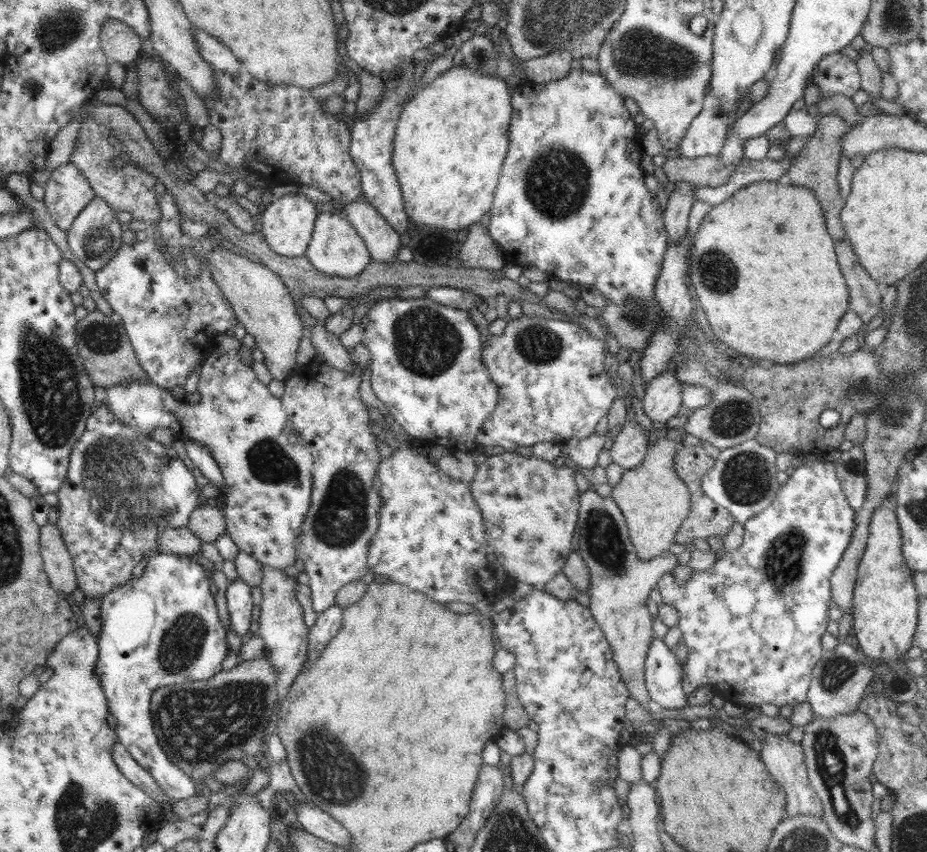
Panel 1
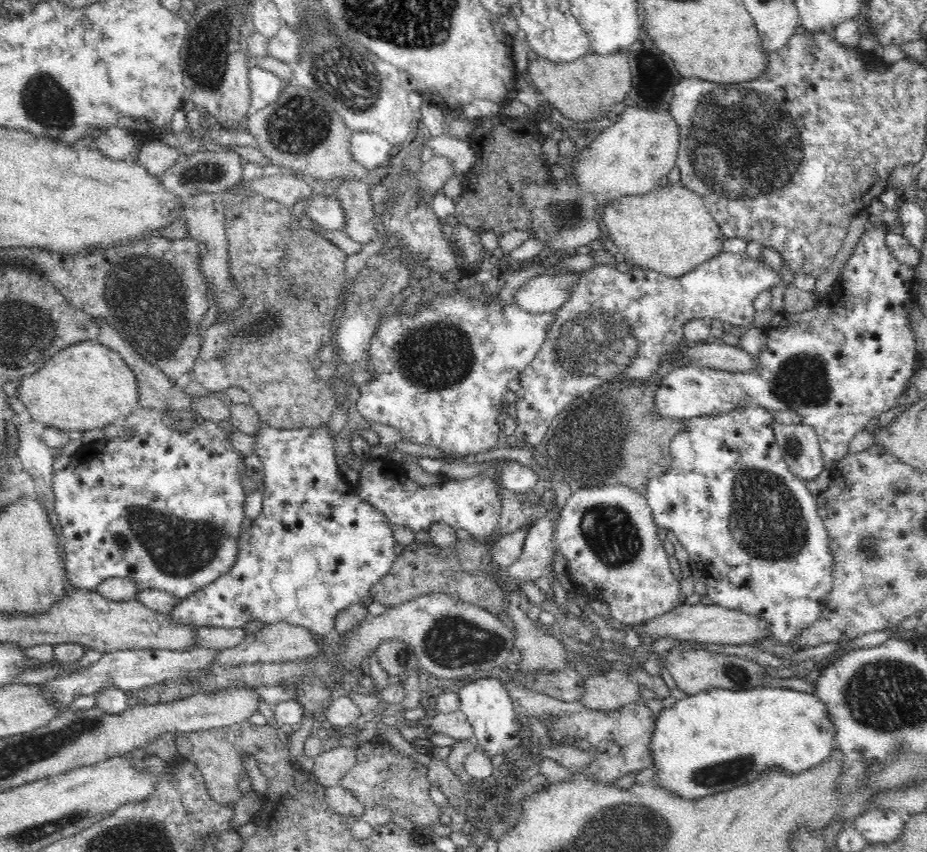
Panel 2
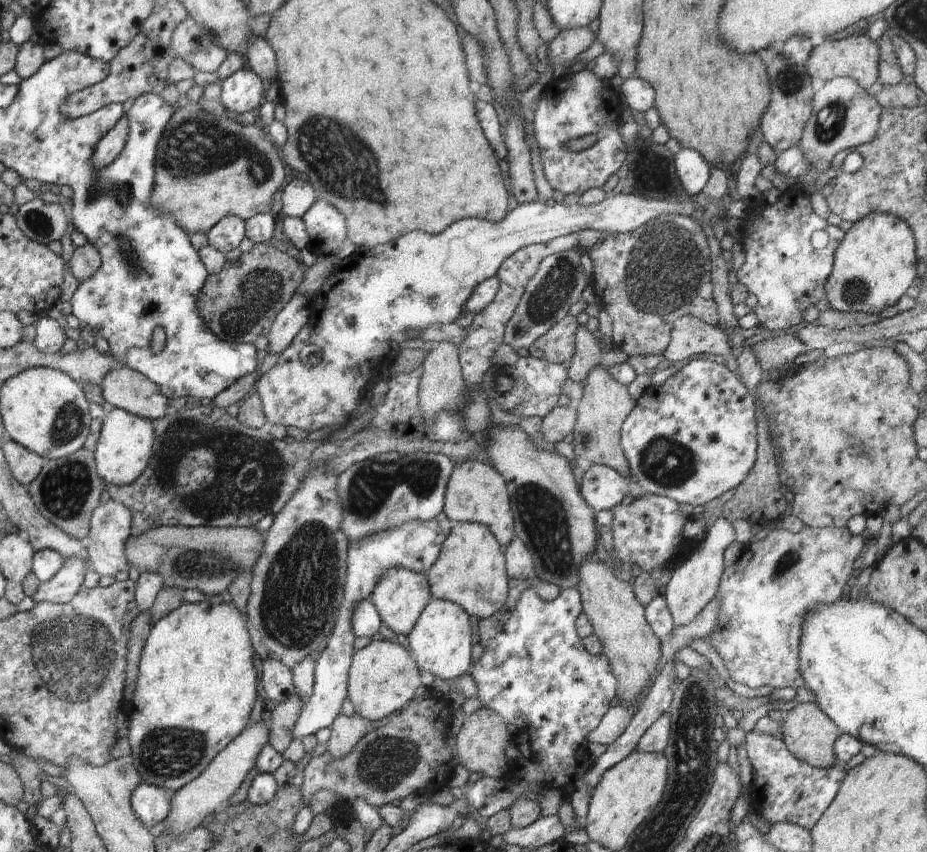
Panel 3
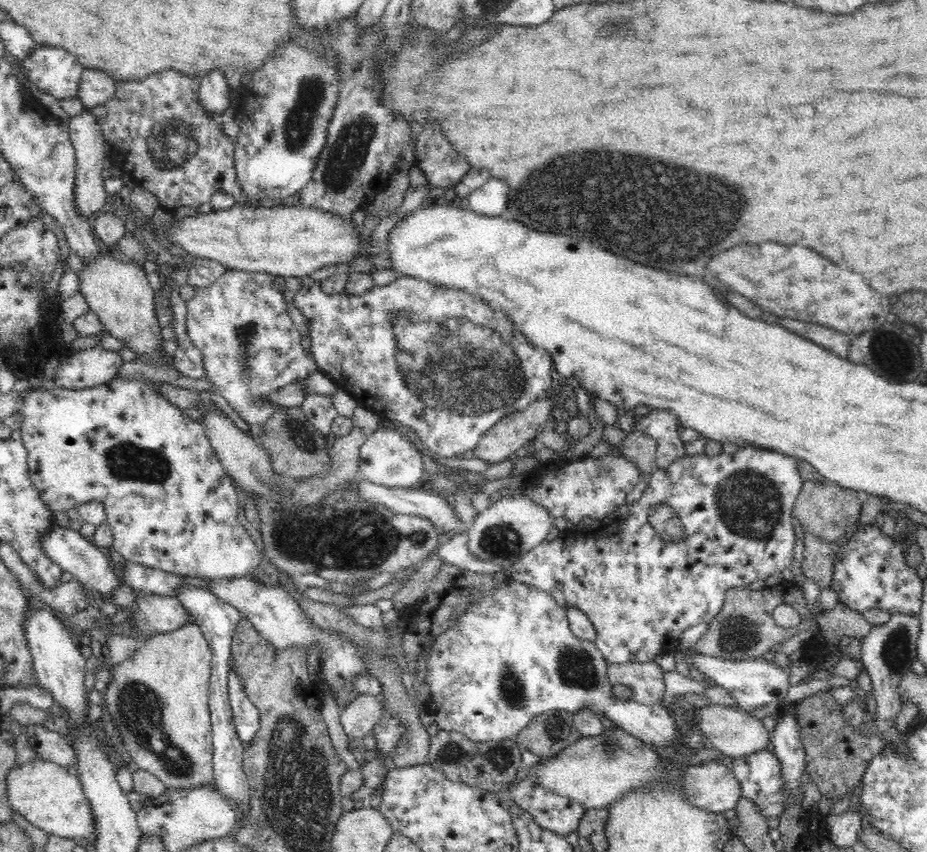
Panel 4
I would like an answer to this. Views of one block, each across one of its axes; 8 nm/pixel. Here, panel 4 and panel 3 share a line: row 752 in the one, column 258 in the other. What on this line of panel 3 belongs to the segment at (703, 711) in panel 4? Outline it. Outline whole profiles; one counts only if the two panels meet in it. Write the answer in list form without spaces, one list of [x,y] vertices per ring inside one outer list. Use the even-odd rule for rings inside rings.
[[[262,720],[252,727],[244,729],[222,752],[218,753],[218,756],[214,757],[214,760],[202,771],[200,776],[197,776],[194,780],[191,780],[187,785],[184,785],[172,794],[171,809],[166,818],[169,825],[167,831],[163,833],[181,835],[201,825],[205,816],[210,816],[213,810],[216,810],[222,802],[226,802],[238,790],[246,774],[253,768],[260,749],[268,742],[269,729],[264,726]]]

